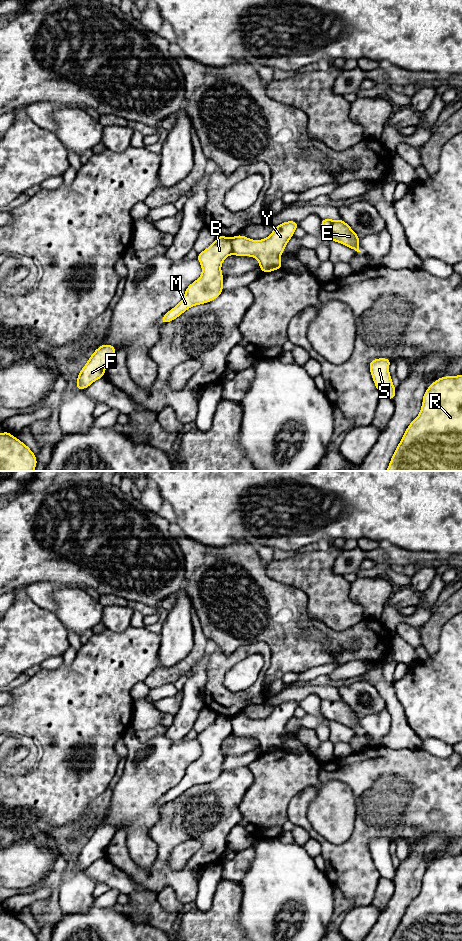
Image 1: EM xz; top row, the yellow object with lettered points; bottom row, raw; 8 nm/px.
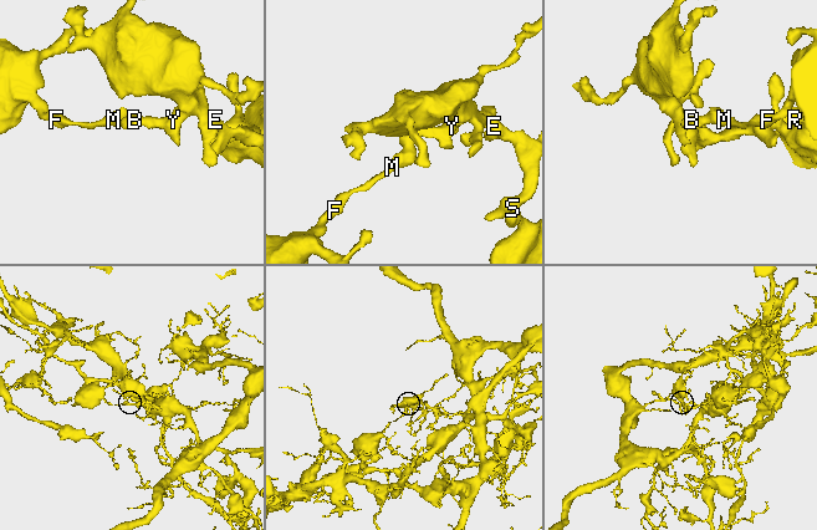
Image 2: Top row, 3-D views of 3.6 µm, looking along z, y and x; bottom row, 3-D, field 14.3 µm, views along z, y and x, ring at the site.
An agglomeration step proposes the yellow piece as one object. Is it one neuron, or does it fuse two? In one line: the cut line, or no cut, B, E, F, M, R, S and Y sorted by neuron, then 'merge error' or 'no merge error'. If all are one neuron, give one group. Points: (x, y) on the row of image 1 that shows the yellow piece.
cut xz (230, 238), (232, 253); groups B F M / E R S Y; merge error

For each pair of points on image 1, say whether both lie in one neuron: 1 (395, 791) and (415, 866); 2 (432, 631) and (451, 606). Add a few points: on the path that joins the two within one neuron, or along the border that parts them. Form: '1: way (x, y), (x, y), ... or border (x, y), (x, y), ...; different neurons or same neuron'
1: border (431, 834), (426, 834), (409, 844); different neurons
2: way (434, 625), (445, 612); same neuron

